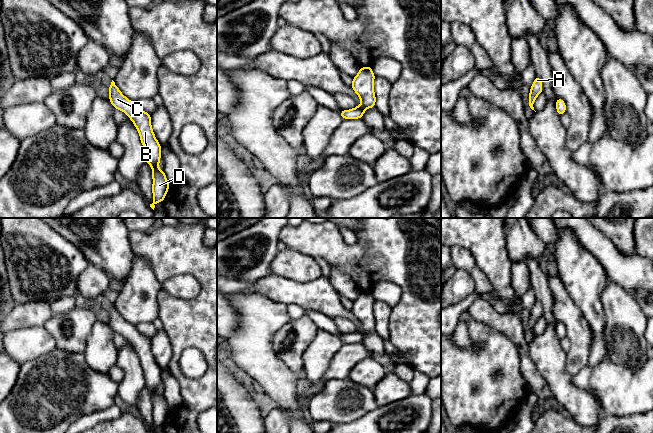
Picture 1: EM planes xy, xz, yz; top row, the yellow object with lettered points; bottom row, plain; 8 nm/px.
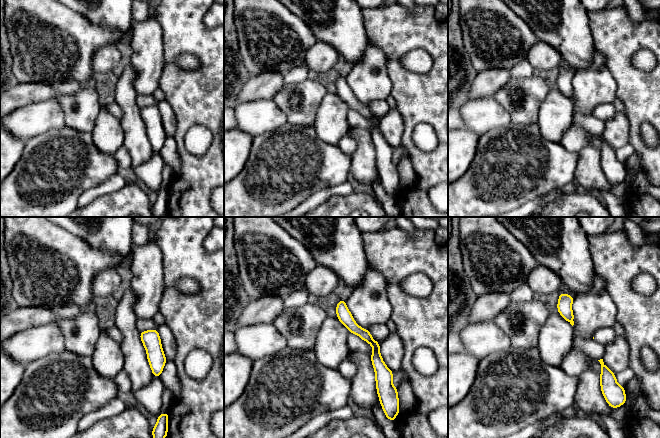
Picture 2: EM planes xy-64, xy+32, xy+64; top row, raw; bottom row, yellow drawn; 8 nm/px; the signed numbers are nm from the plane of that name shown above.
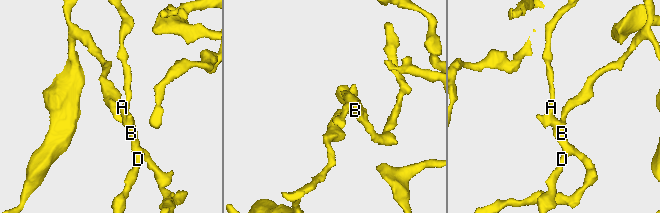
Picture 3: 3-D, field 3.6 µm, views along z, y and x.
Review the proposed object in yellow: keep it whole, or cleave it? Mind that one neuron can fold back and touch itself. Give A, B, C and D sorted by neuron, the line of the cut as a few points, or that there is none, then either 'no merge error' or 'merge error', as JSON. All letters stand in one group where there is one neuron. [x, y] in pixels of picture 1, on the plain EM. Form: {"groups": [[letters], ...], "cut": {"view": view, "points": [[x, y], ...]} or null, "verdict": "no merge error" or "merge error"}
{"groups": [["A", "B", "C", "D"]], "cut": null, "verdict": "no merge error"}

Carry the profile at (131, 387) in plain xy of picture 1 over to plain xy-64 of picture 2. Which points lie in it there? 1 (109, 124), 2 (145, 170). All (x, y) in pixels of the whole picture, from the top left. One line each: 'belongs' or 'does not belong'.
1: does not belong
2: does not belong

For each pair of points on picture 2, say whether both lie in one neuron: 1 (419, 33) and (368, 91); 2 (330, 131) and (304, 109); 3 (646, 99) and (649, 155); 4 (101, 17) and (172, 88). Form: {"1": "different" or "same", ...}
{"1": "different", "2": "different", "3": "same", "4": "different"}

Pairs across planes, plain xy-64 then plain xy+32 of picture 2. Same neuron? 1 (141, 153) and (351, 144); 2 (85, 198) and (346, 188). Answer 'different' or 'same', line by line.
1: different
2: same

